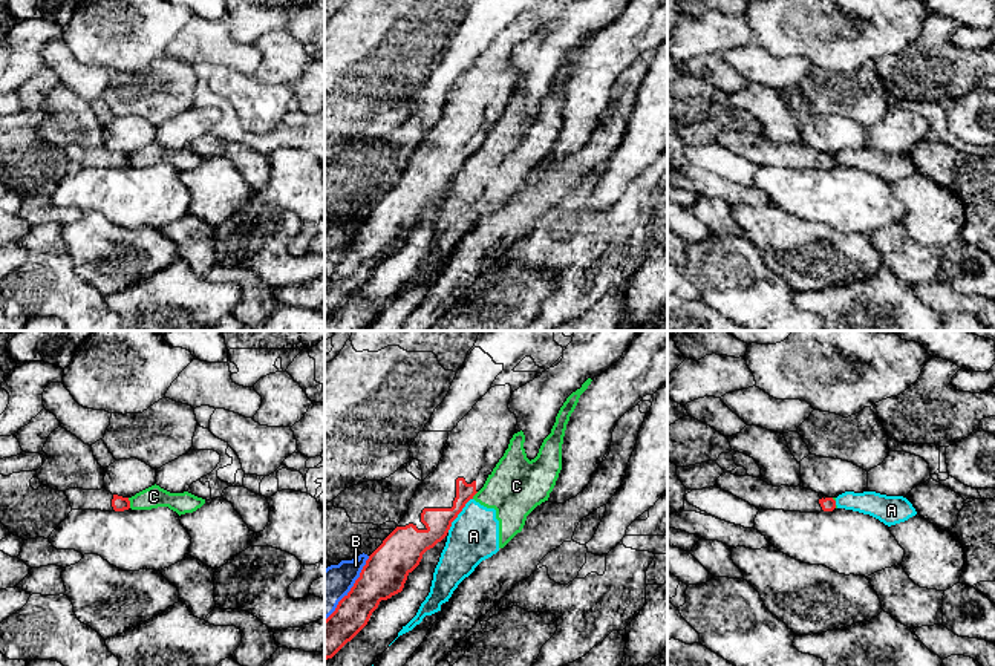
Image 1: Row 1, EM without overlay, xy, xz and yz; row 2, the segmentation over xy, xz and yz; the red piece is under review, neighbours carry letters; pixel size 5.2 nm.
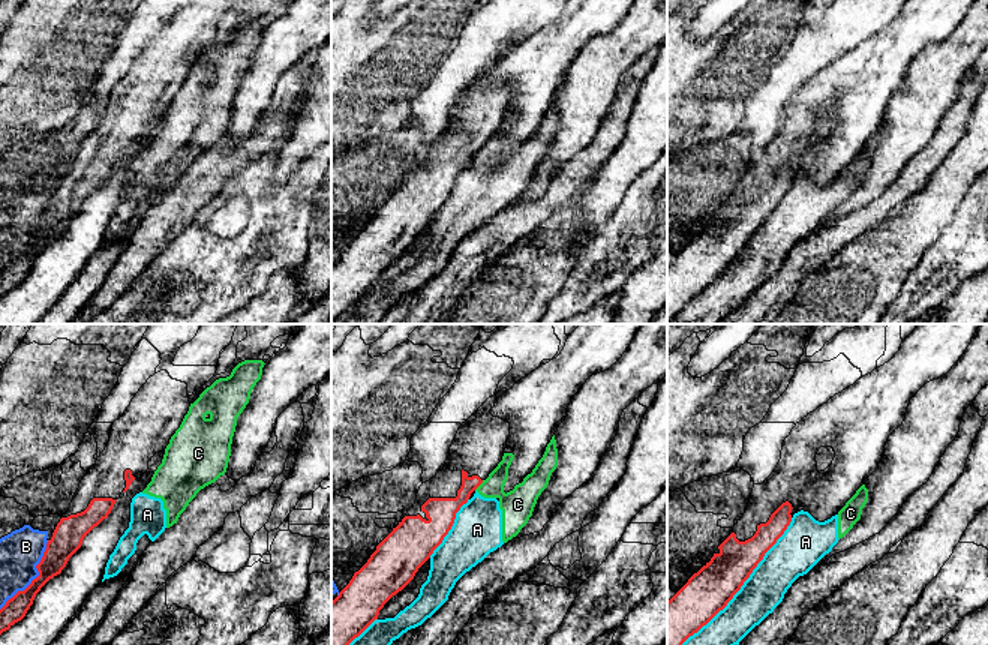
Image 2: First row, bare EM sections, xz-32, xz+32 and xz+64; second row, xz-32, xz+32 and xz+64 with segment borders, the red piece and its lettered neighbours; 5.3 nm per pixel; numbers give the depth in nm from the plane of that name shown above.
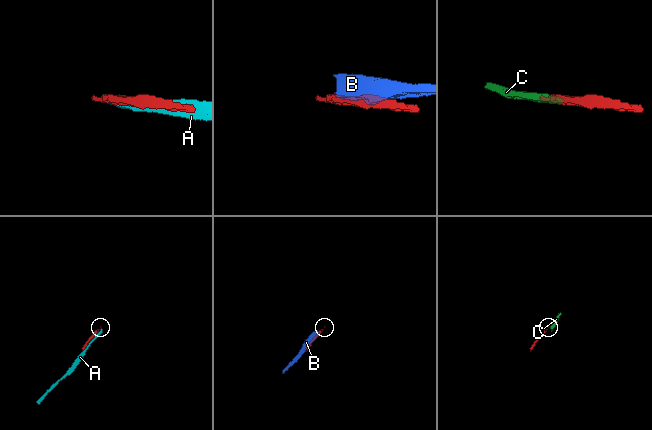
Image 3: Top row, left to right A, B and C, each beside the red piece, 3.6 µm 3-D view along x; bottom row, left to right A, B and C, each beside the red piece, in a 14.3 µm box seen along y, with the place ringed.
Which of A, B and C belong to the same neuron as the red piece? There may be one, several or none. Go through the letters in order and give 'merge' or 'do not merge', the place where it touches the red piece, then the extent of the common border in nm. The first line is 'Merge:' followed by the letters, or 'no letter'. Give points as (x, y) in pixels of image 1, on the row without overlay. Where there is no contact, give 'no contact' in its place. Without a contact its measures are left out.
Merge: no letter
A: do not merge; contact xz (458, 170); length 220 nm
B: do not merge; contact xz (351, 245); length 420 nm
C: do not merge; contact xy (129, 159); length 60 nm

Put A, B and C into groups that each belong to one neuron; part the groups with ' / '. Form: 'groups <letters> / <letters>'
groups A C / B

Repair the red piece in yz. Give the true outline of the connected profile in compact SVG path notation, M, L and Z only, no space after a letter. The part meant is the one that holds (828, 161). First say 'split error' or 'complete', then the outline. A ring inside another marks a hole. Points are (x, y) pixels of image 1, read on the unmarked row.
split error | M723 130L715 141L718 145L749 159L758 167L784 167L801 170L833 168L836 158L813 147L798 144L773 144L761 135Z

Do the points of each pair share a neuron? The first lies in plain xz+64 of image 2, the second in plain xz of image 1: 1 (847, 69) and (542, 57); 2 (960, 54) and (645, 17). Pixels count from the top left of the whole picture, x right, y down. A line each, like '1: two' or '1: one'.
1: one
2: one

